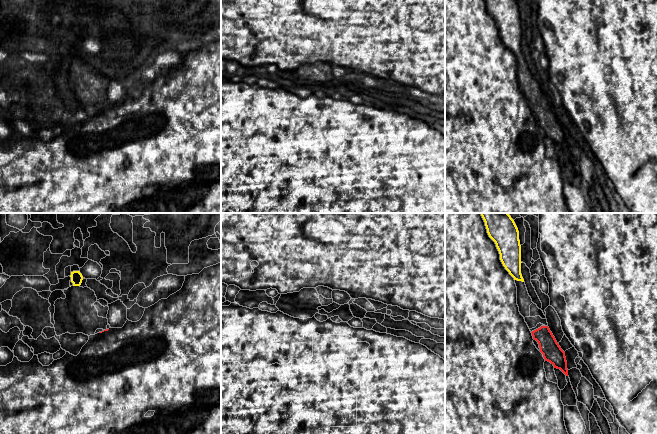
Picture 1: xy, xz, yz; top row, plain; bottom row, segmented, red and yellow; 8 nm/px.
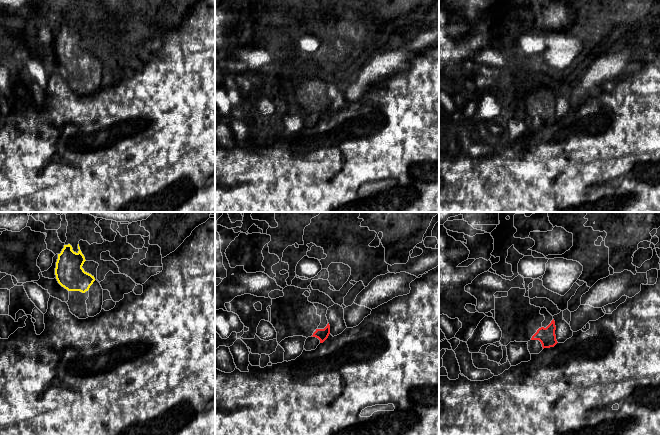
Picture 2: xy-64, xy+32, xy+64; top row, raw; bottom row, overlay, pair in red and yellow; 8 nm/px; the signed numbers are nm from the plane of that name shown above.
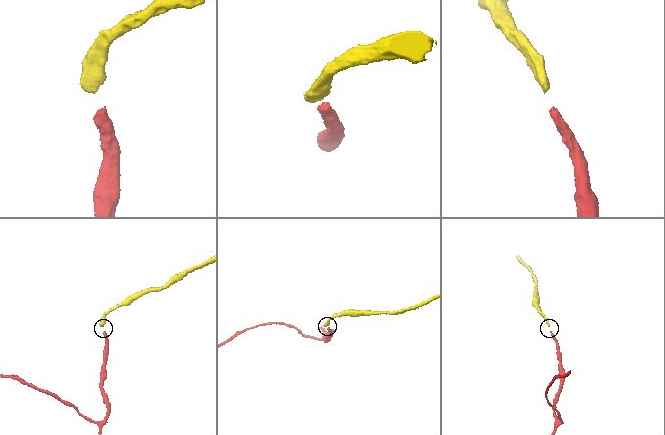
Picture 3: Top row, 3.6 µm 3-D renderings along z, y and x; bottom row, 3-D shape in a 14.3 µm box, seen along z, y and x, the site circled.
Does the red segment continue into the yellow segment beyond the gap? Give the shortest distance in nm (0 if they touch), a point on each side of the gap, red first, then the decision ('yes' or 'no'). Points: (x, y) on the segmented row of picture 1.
380 nm | yz (541, 326), (523, 281) | yes

